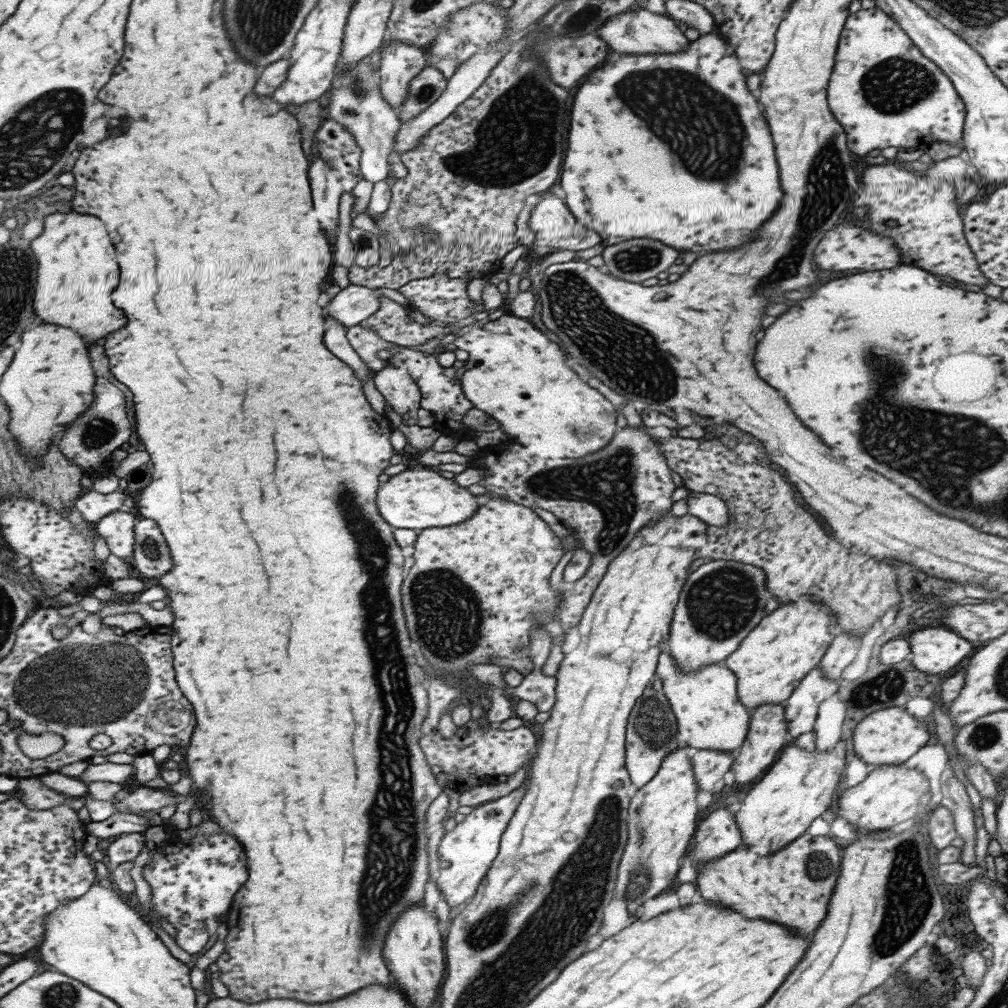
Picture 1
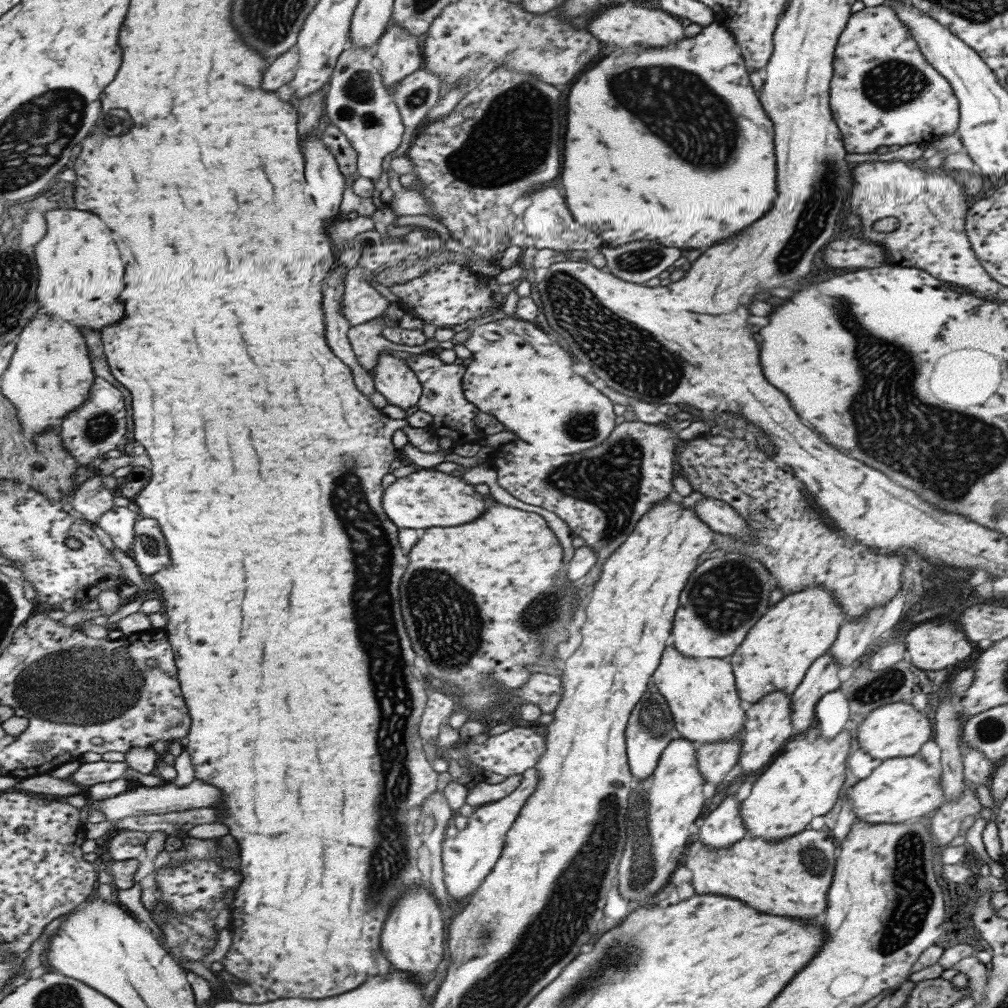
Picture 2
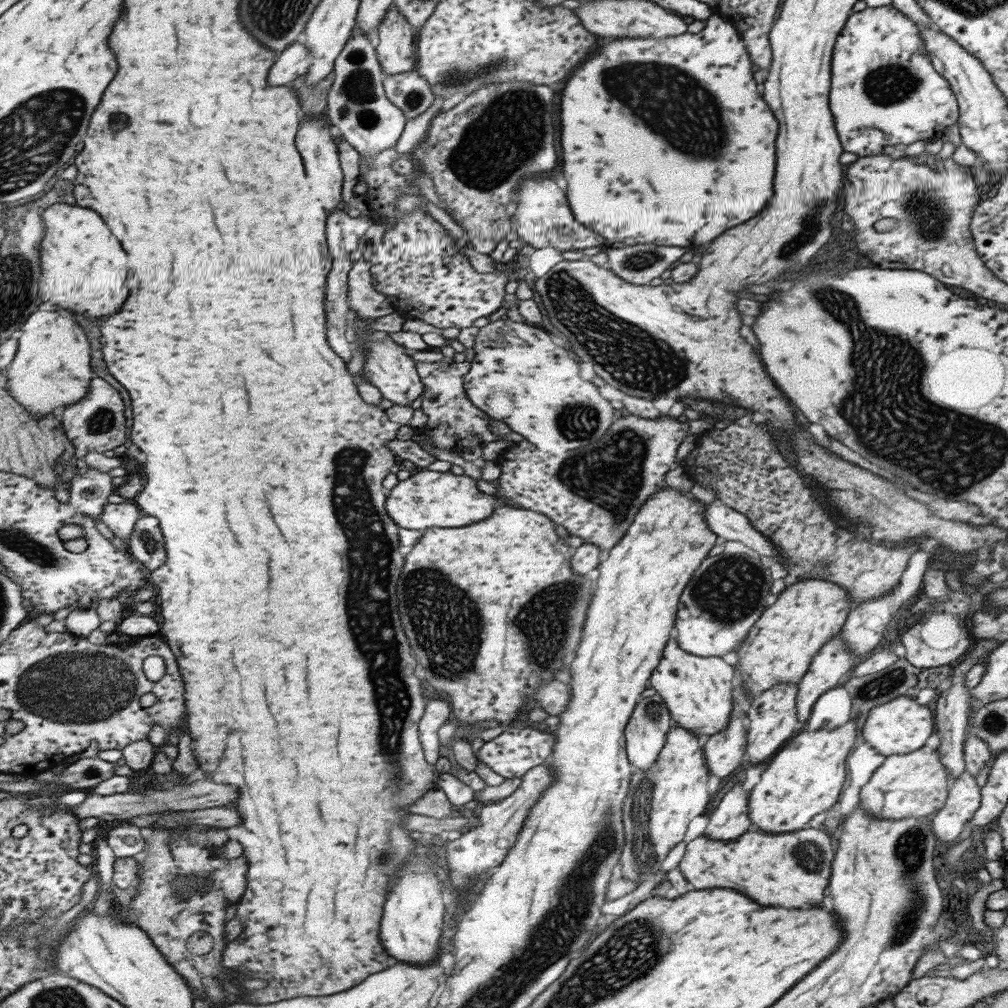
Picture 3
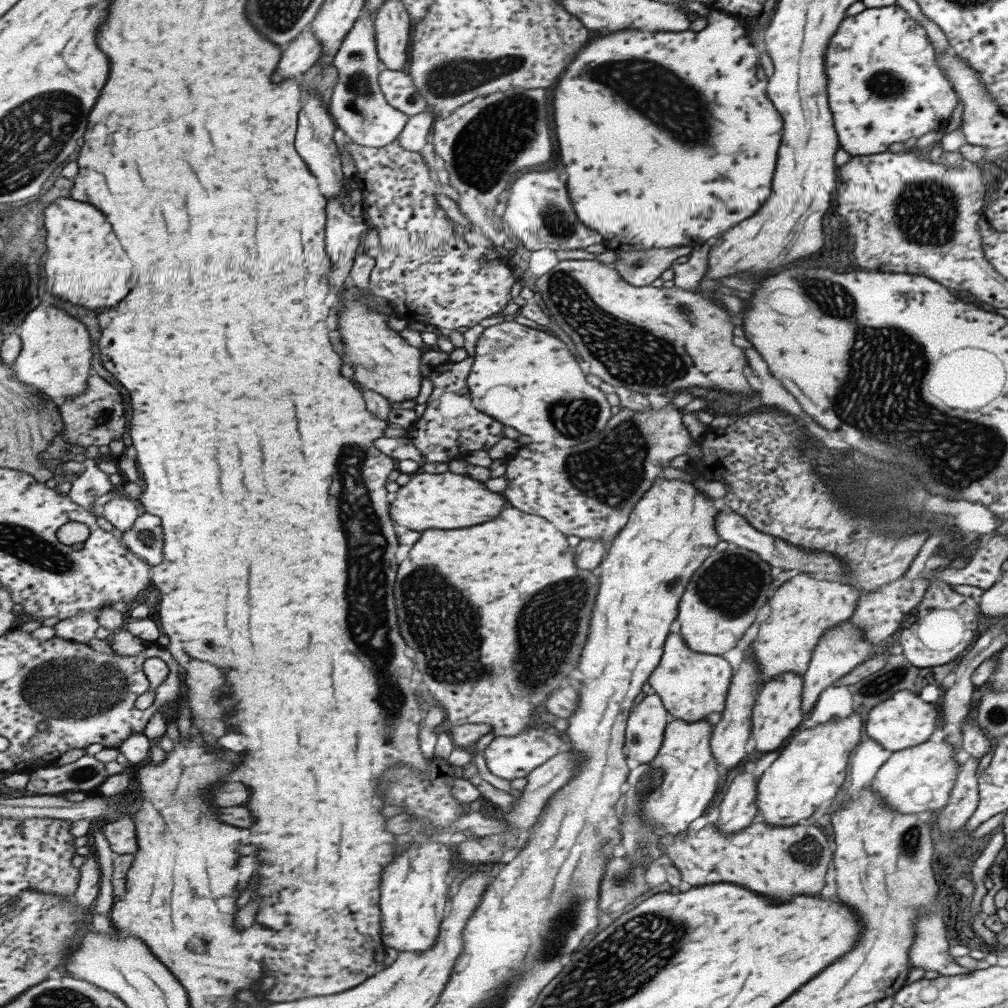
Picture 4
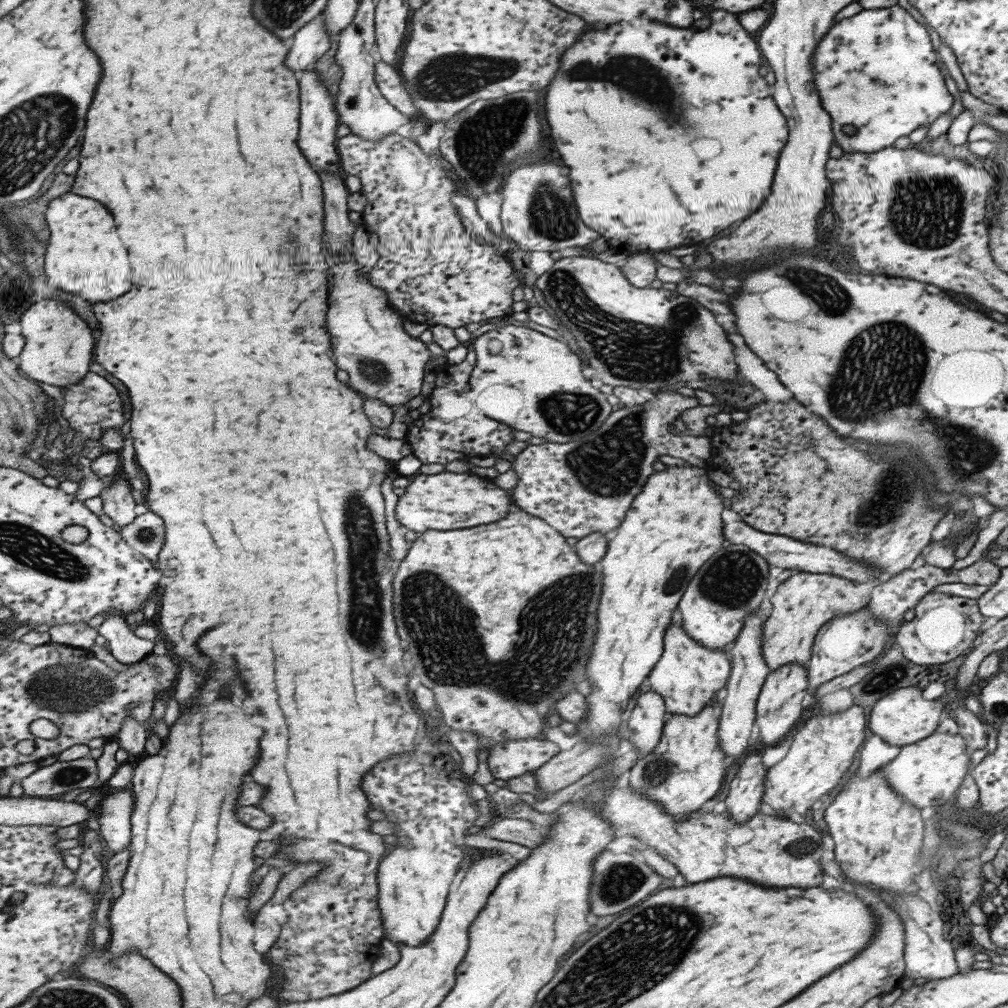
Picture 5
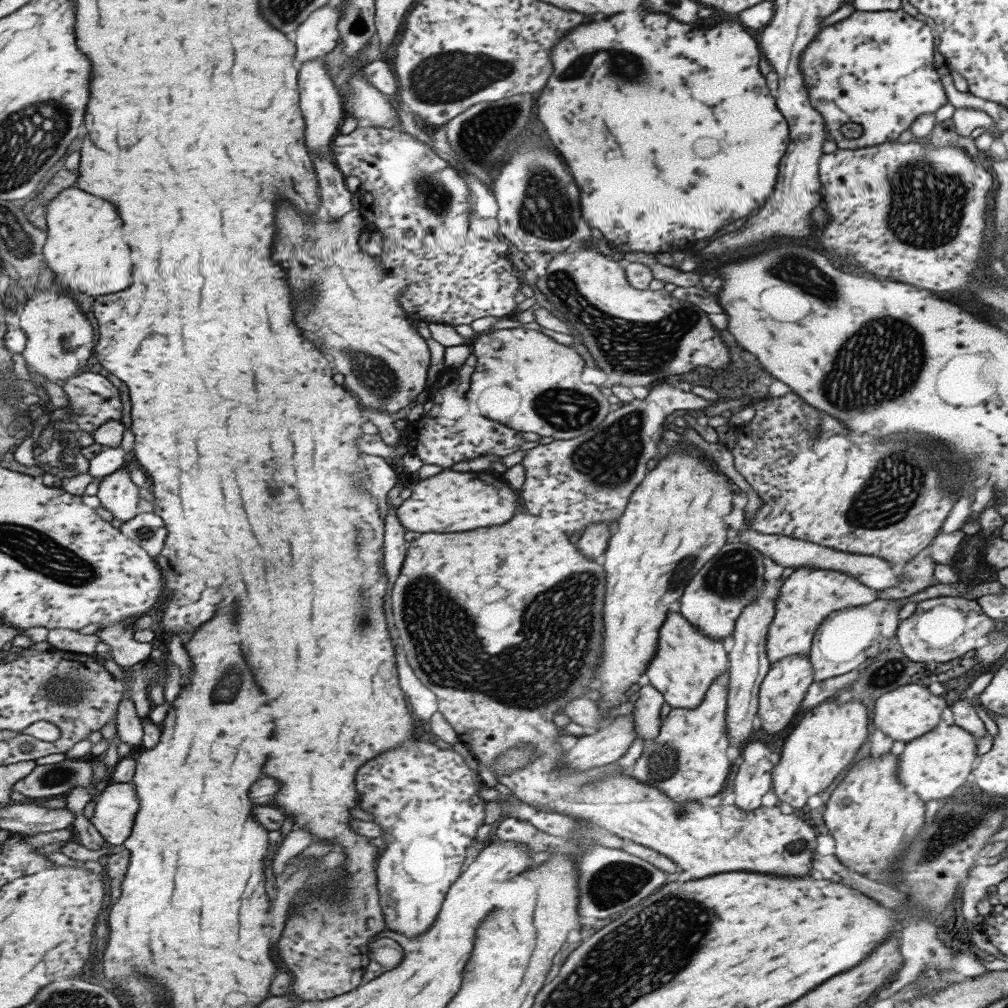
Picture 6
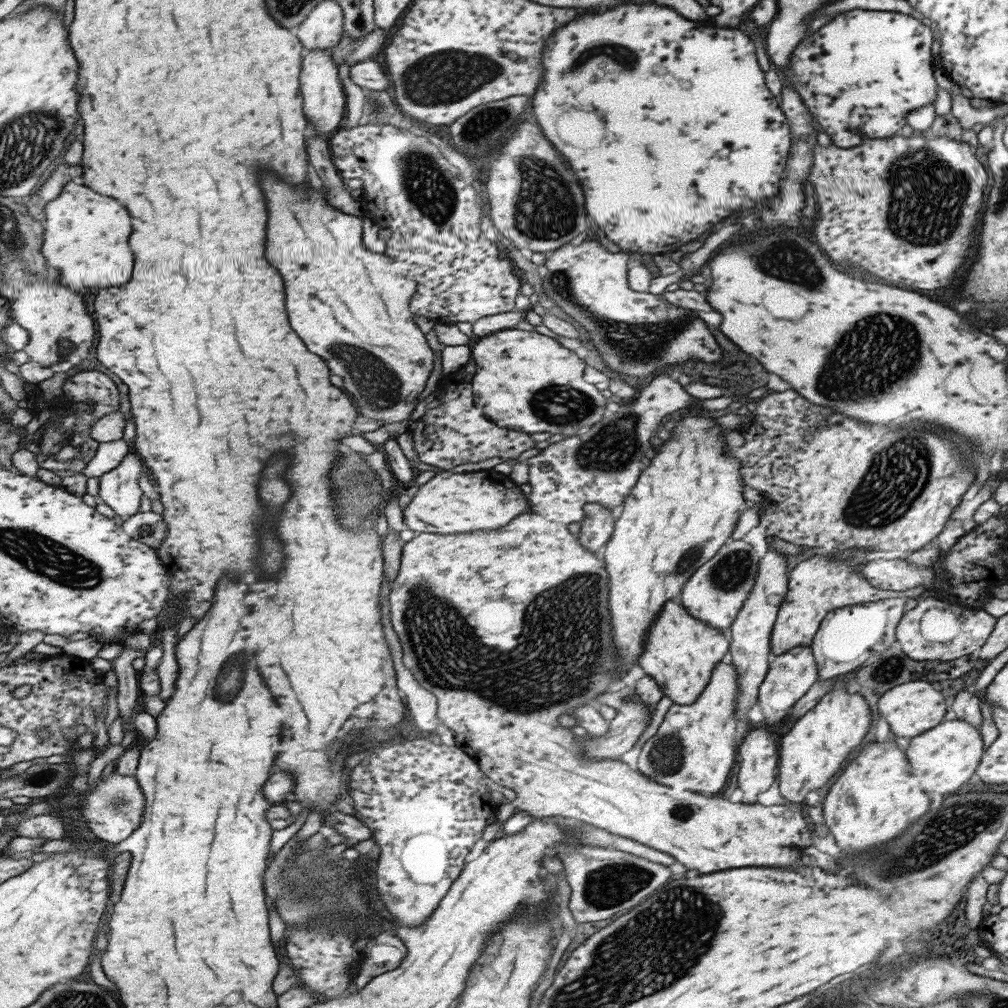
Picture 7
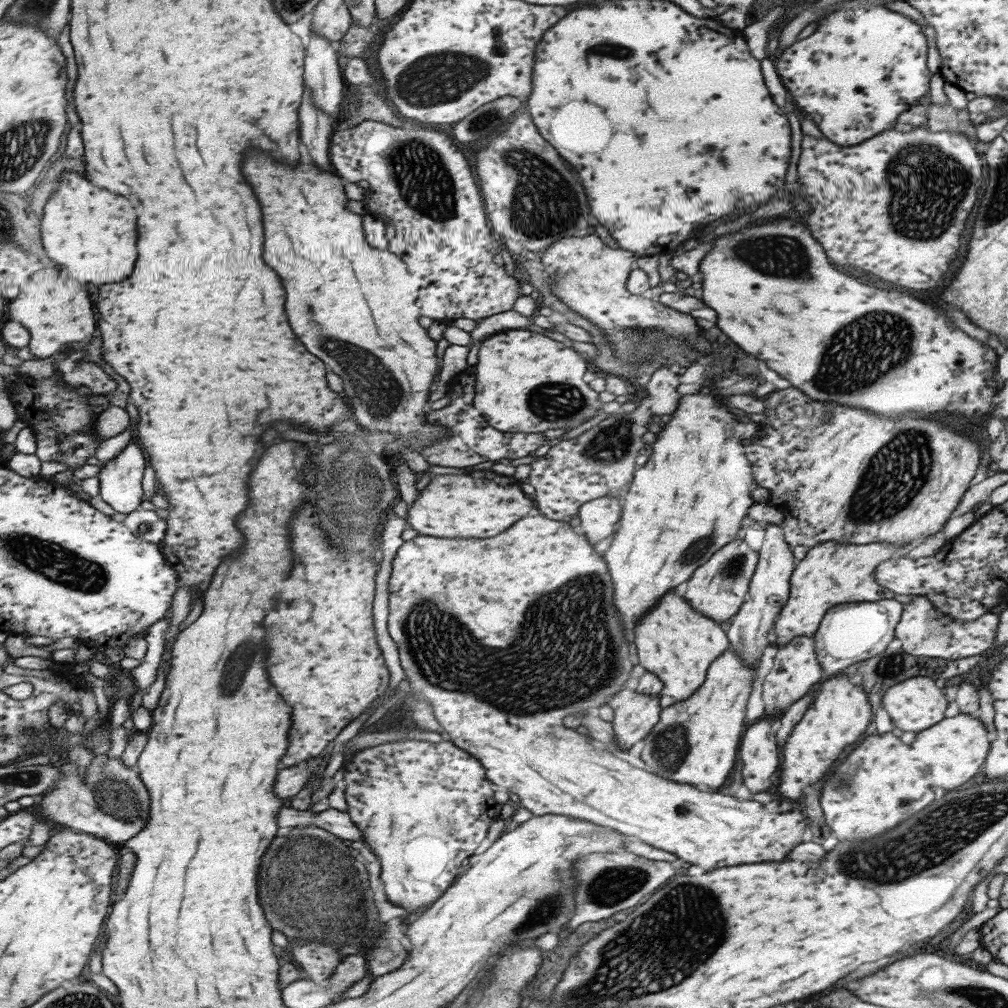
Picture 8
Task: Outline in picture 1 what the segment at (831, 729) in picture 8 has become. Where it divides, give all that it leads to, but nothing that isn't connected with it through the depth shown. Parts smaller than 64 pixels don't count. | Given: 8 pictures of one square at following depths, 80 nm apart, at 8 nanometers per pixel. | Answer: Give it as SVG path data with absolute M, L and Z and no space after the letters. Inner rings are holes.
M837 741L826 751L807 751L796 745L780 750L773 764L751 785L745 800L741 802L733 814L741 835L741 844L747 844L757 855L770 855L773 851L788 845L794 838L802 835L810 822L821 816L831 804L835 786L840 780L845 764L845 742Z

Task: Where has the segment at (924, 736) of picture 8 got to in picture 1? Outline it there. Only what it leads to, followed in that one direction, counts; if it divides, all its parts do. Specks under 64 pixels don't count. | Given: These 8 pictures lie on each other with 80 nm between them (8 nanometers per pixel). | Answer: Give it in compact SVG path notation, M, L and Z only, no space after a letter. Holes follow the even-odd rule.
M903 763L877 765L855 786L841 792L837 800L836 817L842 816L853 824L853 832L883 831L916 816L919 798L929 793L927 778L915 768L907 768Z

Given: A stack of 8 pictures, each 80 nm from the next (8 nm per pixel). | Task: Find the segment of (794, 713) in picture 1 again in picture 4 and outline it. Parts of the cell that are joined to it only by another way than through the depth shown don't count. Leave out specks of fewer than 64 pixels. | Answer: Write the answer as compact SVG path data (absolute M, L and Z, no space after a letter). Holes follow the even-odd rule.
M847 619L840 622L839 625L826 628L826 631L817 639L807 668L800 676L802 678L800 709L803 715L810 712L819 693L824 688L831 686L838 678L844 677L853 668L867 660L869 654L875 652L875 645L872 645L867 639L861 638L862 630Z

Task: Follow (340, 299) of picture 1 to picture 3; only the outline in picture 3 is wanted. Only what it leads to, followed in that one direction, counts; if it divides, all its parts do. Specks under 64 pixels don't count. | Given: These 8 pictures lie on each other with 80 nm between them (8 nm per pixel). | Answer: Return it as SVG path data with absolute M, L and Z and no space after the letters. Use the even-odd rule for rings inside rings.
M363 258L353 265L349 275L351 313L362 319L377 319L396 312L391 298L375 290L371 267L372 263Z

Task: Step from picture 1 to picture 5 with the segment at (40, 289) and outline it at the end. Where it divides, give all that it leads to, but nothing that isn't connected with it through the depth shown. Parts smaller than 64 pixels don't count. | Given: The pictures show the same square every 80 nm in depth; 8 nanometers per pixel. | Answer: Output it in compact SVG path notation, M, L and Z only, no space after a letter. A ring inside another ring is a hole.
M67 192L54 198L45 213L50 226L47 274L51 284L65 292L79 294L93 304L119 298L133 288L129 252L123 246L115 218L105 204Z

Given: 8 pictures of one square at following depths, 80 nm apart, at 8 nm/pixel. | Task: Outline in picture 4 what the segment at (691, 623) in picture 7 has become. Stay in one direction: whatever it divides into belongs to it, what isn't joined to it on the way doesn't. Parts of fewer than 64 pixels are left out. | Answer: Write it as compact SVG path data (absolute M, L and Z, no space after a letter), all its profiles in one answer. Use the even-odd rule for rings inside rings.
M669 633L664 640L660 661L649 675L647 684L660 698L670 719L681 719L687 724L702 720L709 725L724 709L731 677L731 667L721 655L693 652L686 647L680 634Z

